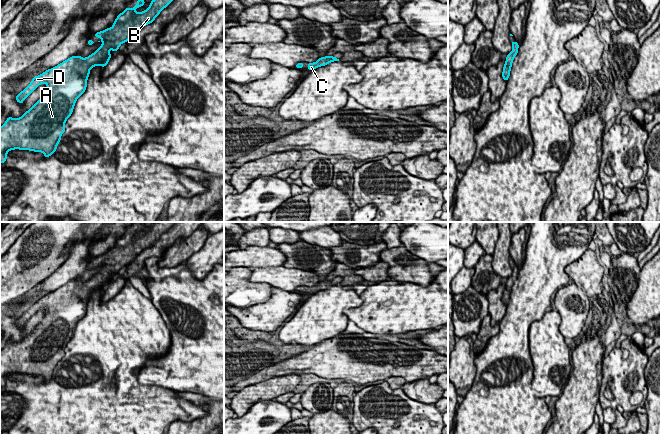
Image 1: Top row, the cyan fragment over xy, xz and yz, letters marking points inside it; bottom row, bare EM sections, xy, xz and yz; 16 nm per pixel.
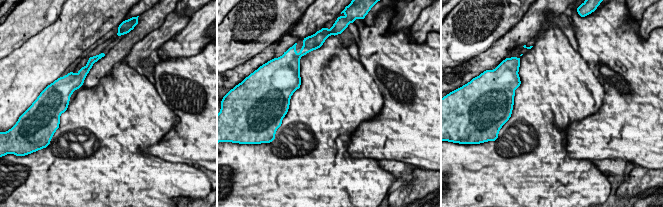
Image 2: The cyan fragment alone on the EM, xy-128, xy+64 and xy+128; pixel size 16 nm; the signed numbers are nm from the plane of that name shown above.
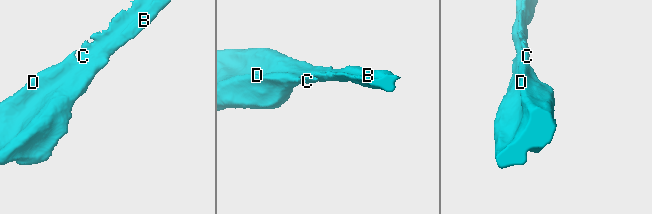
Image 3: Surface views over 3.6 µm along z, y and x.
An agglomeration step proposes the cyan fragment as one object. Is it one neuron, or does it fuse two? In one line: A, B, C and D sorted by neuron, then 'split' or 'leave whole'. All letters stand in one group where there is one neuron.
groups A B C D; leave whole

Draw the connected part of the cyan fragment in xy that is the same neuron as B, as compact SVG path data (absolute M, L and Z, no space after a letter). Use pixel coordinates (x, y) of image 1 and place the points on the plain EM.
M155 222L150 230L143 236L136 236L135 233L143 230L145 225L137 224L137 229L132 233L125 232L114 245L111 252L97 256L95 261L102 262L102 269L90 280L72 280L59 289L46 294L39 300L32 302L31 307L16 320L16 325L20 328L42 307L47 309L44 319L20 342L8 341L6 346L0 351L0 387L7 383L10 374L30 374L42 376L46 382L56 376L56 372L61 364L61 359L65 356L64 348L71 340L74 329L87 311L87 303L90 293L96 289L105 291L111 282L109 274L117 275L120 269L132 262L134 255L139 255L145 249L152 247L160 236L166 232L175 222Z

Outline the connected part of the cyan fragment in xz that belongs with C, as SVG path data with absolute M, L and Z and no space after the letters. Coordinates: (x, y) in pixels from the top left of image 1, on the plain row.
M325 280L325 281L320 281L316 286L314 287L308 287L308 292L309 294L314 294L320 290L325 290L327 288L329 288L330 286L334 286L334 285L339 285L339 283L337 283L336 281L333 280Z

